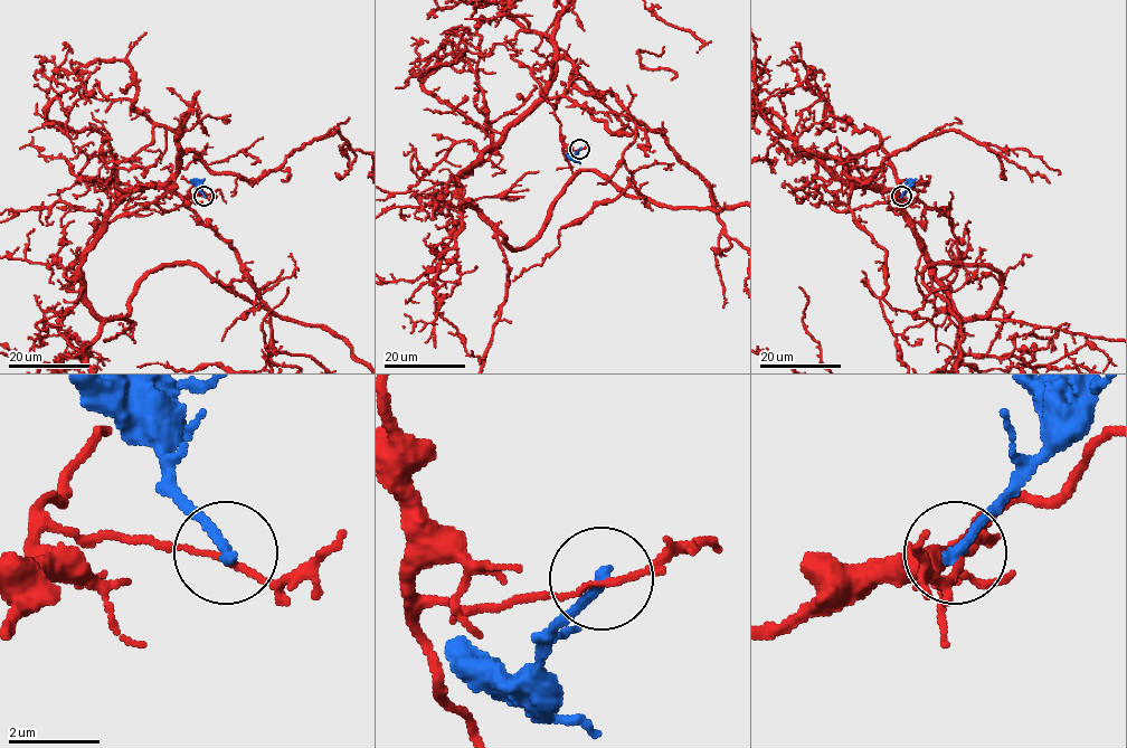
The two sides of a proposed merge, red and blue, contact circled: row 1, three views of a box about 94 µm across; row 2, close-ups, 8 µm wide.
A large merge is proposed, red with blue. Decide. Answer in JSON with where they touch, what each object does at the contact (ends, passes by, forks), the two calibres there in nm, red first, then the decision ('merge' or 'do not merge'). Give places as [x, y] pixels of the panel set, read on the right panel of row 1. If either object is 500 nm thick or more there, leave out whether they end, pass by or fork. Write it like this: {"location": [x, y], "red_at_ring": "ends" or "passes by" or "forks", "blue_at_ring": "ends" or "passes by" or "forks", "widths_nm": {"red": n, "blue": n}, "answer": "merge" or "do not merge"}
{"location": [901, 196], "red_at_ring": "passes by", "blue_at_ring": "ends", "widths_nm": {"red": 100, "blue": 260}, "answer": "do not merge"}

